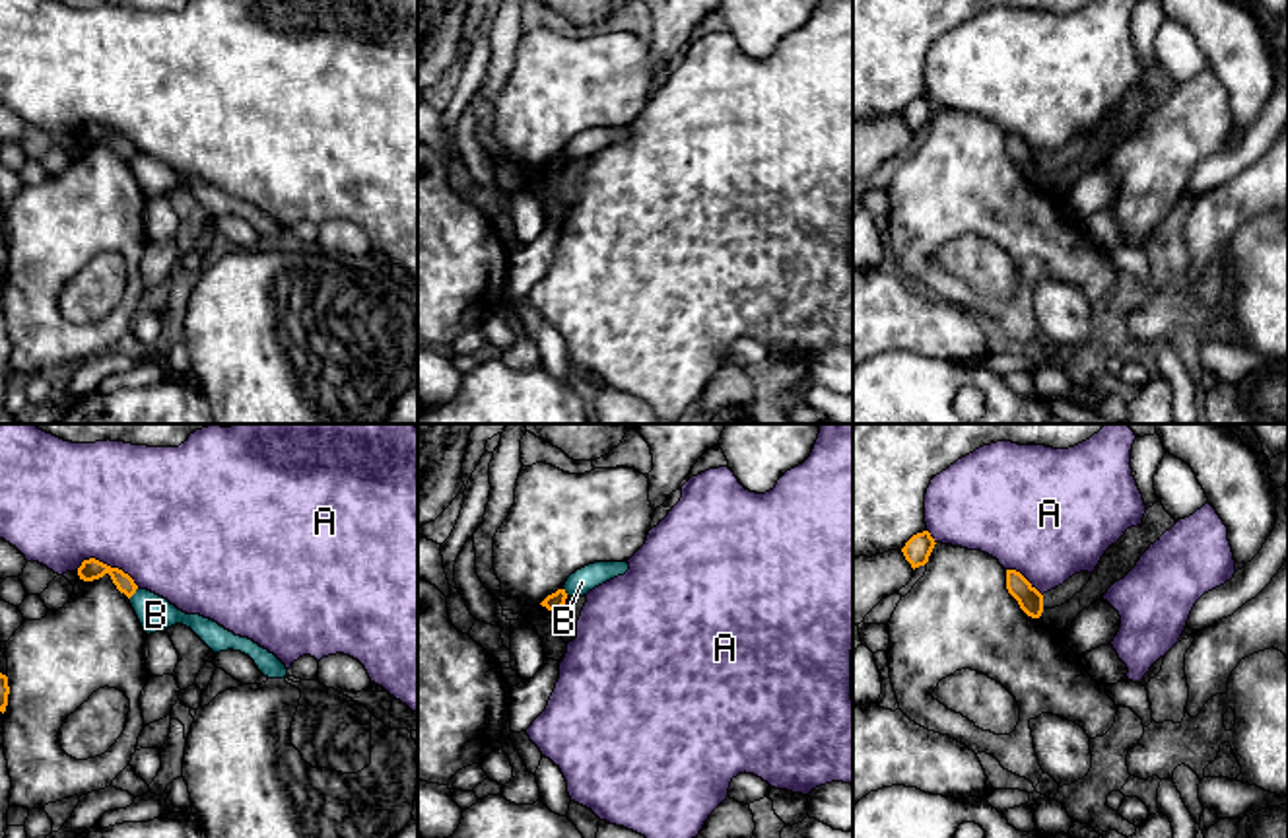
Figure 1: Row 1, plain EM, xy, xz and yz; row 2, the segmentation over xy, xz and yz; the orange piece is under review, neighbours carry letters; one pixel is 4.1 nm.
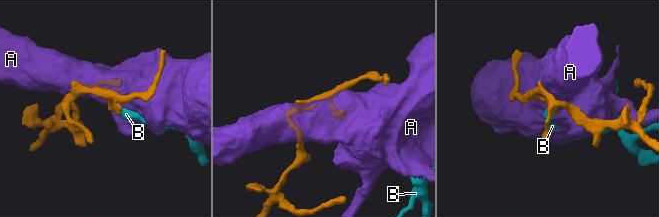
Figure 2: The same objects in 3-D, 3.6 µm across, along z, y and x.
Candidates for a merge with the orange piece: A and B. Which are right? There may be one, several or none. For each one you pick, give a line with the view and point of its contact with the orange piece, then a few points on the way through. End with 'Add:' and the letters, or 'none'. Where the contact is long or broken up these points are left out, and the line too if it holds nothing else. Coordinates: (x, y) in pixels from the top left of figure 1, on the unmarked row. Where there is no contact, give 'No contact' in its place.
Add: none

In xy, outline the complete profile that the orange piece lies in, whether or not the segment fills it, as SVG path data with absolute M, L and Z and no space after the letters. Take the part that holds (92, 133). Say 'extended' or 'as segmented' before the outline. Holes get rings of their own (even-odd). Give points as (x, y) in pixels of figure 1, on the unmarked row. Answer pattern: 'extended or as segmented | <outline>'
as segmented | M95 122L84 124L78 132L78 140L84 146L99 144L105 138L111 140L117 154L124 157L128 163L136 157L138 150L134 148L134 144L119 132L111 132Z

